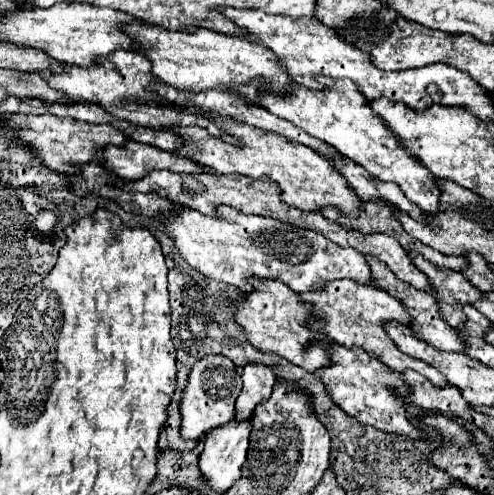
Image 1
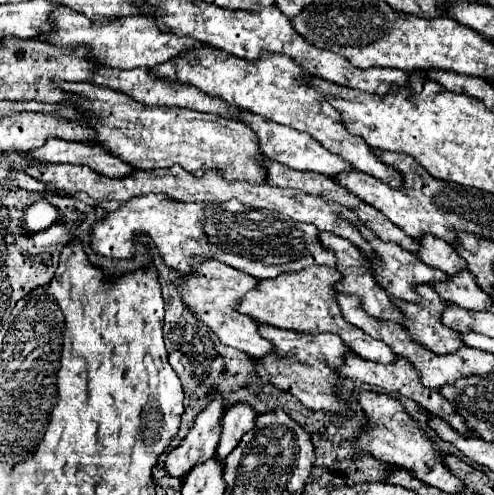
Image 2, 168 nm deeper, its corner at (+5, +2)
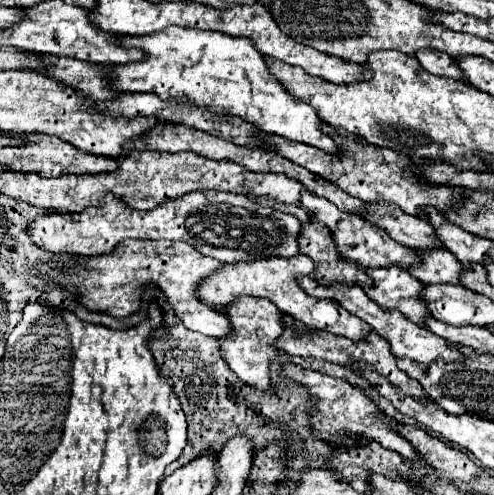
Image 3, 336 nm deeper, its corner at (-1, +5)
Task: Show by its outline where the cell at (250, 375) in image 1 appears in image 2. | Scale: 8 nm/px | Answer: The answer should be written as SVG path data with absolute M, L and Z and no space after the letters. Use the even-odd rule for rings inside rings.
M244 402L234 404L224 414L224 418L222 418L222 438L220 438L218 452L216 452L216 460L220 460L220 464L224 464L226 456L232 452L232 448L236 448L236 444L240 444L240 438L254 428L254 422L256 422L256 414Z

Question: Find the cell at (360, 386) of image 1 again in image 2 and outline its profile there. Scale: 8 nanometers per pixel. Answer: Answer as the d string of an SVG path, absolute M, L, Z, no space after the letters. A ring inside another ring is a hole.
M260 324L260 336L272 344L272 352L262 358L254 358L256 372L262 378L262 382L268 382L284 392L290 392L294 398L298 398L306 408L310 410L324 410L324 412L336 412L352 416L352 412L344 406L342 400L338 400L334 392L334 384L340 378L338 368L344 362L344 352L348 346L340 340L340 336L334 334L300 334L292 330L282 330L270 324Z

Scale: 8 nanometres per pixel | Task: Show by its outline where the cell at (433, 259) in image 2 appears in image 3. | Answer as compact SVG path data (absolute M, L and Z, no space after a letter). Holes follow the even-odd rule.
M368 205L366 221L372 225L382 227L396 243L418 249L430 251L436 247L444 247L434 231L434 227L422 217L410 217L400 209L386 209L386 205Z

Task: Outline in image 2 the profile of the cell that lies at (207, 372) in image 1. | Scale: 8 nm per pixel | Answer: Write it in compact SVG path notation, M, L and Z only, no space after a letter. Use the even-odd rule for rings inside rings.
M212 394L210 404L196 416L194 428L190 434L182 440L182 444L168 454L166 460L166 474L172 478L184 478L196 464L202 464L210 458L214 458L218 440L220 440L220 420L222 420L224 408L220 394Z

